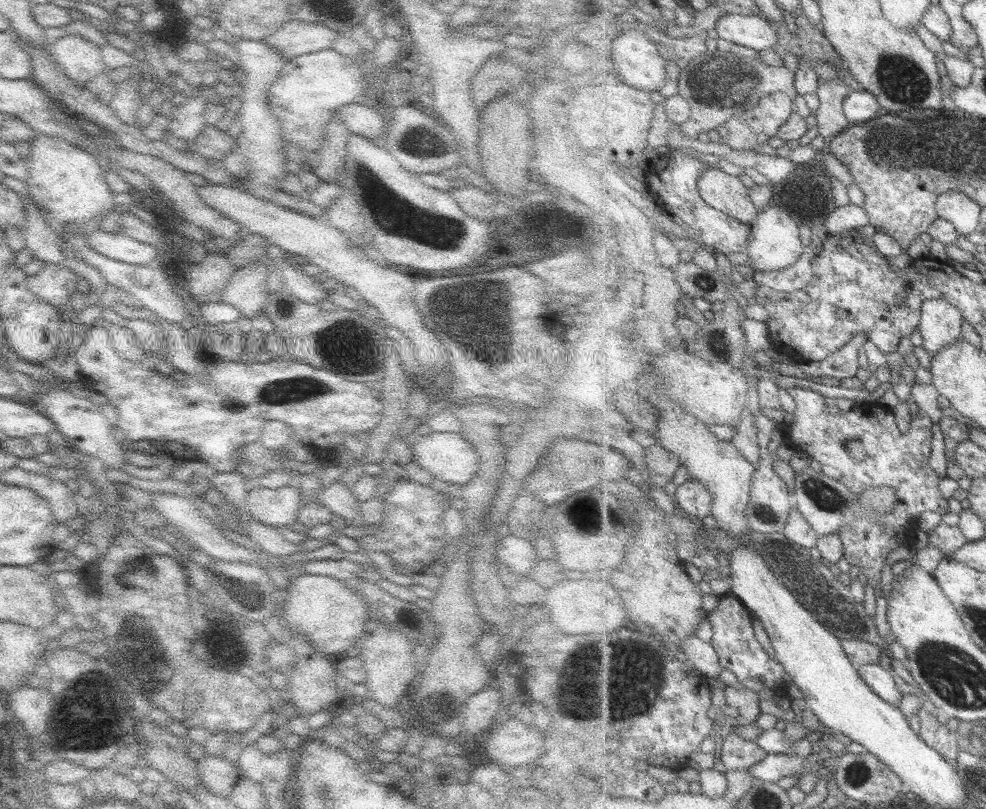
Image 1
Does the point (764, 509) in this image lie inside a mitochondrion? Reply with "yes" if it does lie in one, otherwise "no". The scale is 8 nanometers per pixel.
yes

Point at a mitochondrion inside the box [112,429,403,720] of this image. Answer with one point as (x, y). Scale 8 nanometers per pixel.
(136, 658)

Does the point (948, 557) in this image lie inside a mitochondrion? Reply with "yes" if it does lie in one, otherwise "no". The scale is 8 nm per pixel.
no

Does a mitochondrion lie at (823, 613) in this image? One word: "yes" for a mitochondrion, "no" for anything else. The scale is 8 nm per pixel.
yes

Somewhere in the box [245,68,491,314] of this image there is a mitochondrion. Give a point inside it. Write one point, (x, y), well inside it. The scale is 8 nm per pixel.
(441, 233)

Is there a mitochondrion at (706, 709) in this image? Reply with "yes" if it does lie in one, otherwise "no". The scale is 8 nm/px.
no

